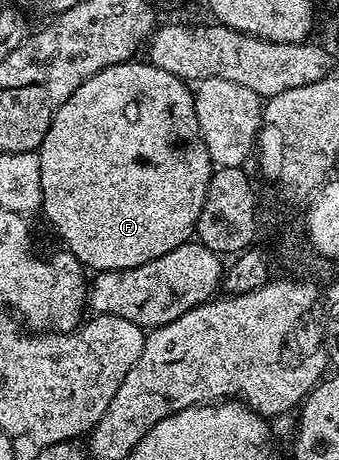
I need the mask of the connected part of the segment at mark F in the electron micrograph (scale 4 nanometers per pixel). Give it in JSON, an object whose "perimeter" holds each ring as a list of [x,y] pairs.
{"perimeter":[[[148,61],[137,62],[111,65],[95,73],[95,77],[83,81],[83,85],[79,85],[79,89],[75,89],[75,93],[71,93],[71,97],[67,97],[67,101],[55,113],[51,121],[51,129],[47,129],[47,137],[43,137],[39,148],[43,189],[41,211],[49,218],[50,225],[57,230],[58,237],[65,242],[62,243],[64,250],[71,252],[81,262],[82,267],[93,273],[138,267],[147,261],[155,261],[155,257],[163,257],[163,253],[171,253],[171,249],[179,245],[190,242],[194,238],[199,213],[203,209],[209,179],[215,170],[204,147],[203,137],[199,133],[190,84],[179,77],[168,75],[163,69],[154,67]]]}

